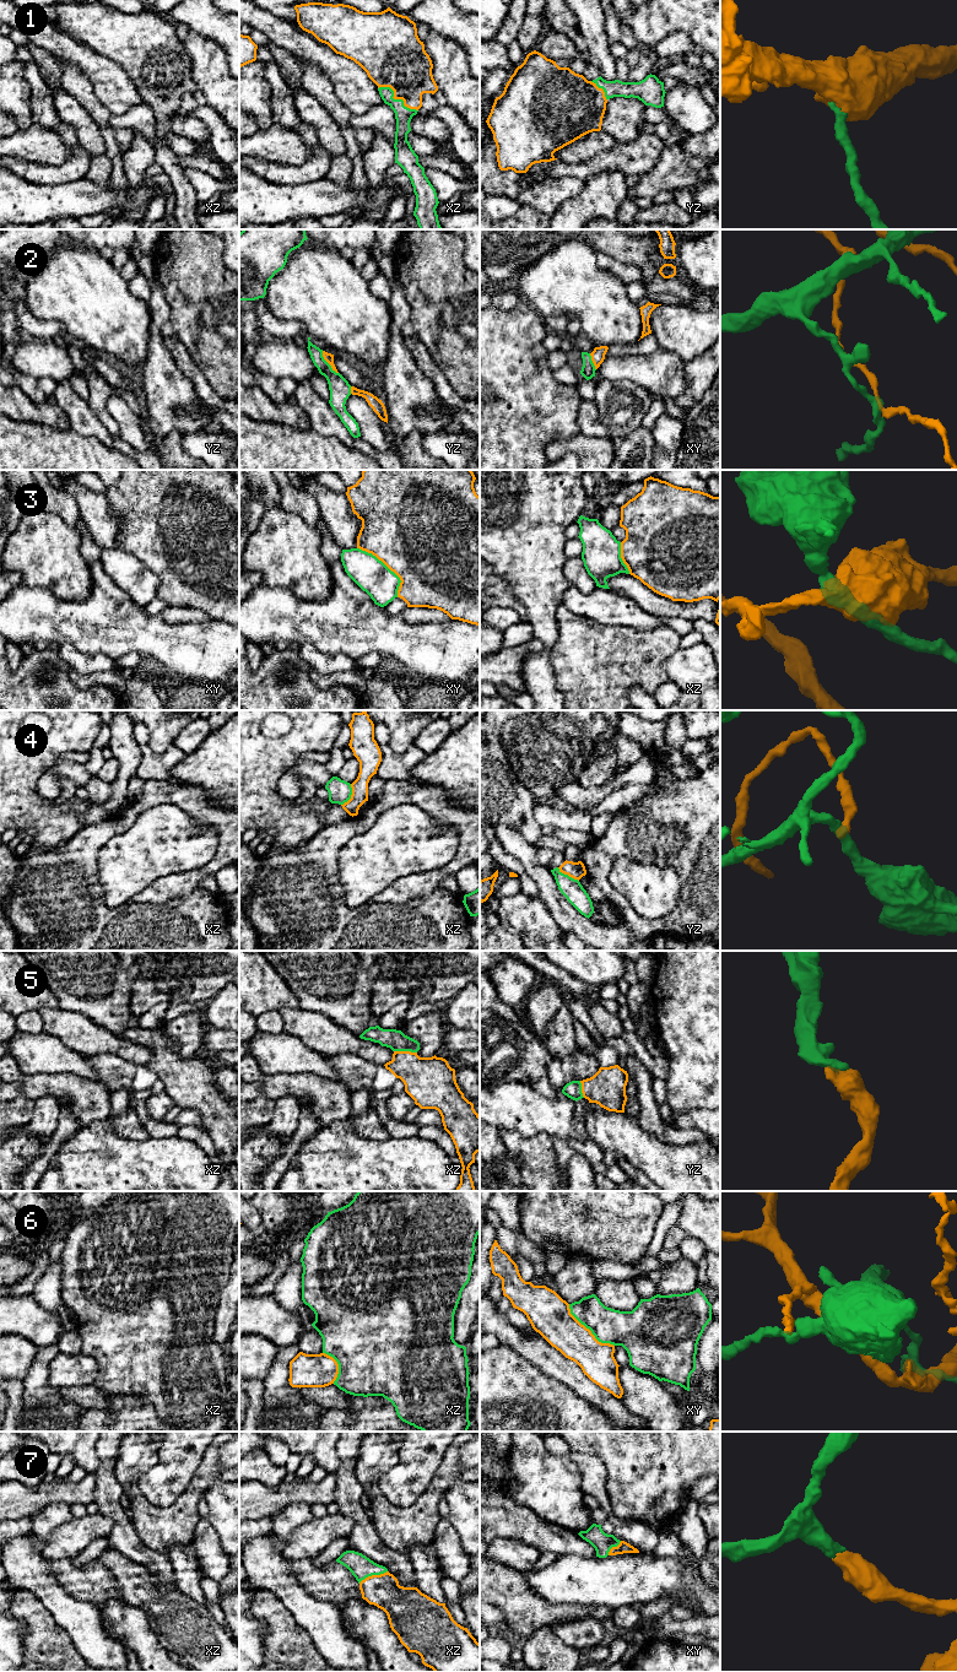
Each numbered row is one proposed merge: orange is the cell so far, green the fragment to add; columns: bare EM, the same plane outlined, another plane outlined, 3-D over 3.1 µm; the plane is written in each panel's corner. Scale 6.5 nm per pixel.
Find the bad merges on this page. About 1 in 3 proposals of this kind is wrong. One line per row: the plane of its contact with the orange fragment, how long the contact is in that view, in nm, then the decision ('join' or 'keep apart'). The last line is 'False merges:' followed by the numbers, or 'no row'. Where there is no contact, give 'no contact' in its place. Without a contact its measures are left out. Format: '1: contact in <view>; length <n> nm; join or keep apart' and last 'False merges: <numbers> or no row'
1: contact in xz; length 300 nm; join
2: contact in yz; length 190 nm; keep apart
3: contact in xy; length 420 nm; keep apart
4: contact in xz; length 160 nm; keep apart
5: contact in xz; length 150 nm; join
6: contact in xy; length 400 nm; keep apart
7: contact in xz; length 200 nm; join
False merges: 2, 3, 4, 6

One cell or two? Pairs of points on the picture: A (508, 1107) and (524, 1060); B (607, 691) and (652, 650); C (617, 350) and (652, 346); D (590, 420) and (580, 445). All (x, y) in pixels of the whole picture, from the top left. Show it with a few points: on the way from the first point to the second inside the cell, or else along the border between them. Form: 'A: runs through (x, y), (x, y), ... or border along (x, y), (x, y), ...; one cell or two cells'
A: border along (522, 1081), (499, 1082), (492, 1087); two cells
B: runs through (618, 680), (641, 658); one cell
C: runs through (626, 350), (643, 346); one cell
D: border along (580, 432), (588, 436), (606, 436), (609, 438); two cells

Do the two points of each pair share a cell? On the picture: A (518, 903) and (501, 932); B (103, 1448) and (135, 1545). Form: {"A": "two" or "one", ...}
{"A": "two", "B": "one"}

